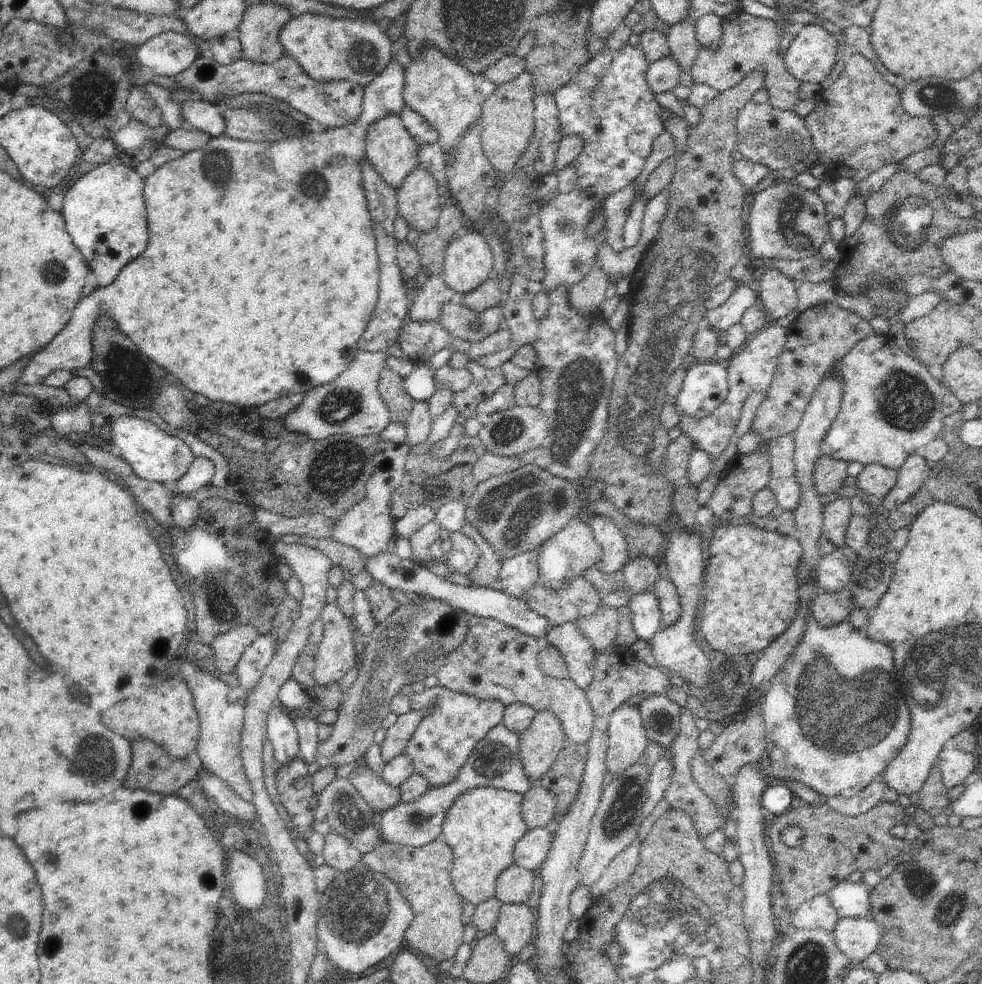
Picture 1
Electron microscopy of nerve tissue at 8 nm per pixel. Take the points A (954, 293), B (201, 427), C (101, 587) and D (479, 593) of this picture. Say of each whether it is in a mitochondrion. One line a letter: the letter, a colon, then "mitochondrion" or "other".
A: other
B: other
C: other
D: other

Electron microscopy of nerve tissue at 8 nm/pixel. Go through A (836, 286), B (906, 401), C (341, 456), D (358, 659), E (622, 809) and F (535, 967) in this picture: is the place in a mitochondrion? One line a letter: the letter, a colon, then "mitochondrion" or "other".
A: other
B: mitochondrion
C: mitochondrion
D: other
E: mitochondrion
F: other

